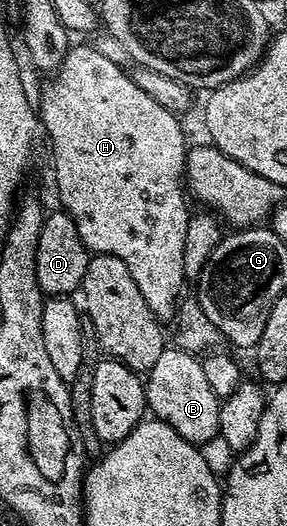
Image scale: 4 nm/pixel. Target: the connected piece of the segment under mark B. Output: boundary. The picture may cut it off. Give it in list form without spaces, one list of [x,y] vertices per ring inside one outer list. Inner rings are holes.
[[[168,346],[156,358],[156,366],[152,366],[144,380],[146,386],[146,407],[157,419],[164,421],[180,438],[190,444],[199,446],[209,442],[214,436],[219,435],[218,419],[220,418],[220,398],[216,390],[212,390],[208,377],[204,375],[202,360],[193,352],[185,352],[179,348]]]

